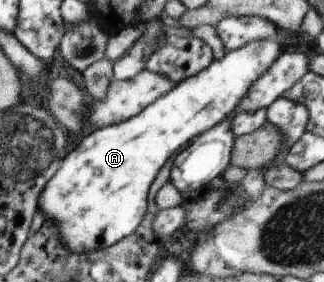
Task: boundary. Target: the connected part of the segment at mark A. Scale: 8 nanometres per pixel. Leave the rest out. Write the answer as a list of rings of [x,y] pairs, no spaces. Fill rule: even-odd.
[[[279,40],[251,41],[241,48],[228,51],[223,58],[213,59],[204,71],[177,83],[171,91],[160,96],[136,116],[119,124],[88,130],[74,150],[58,158],[52,179],[47,181],[37,199],[37,208],[42,208],[44,218],[50,214],[58,222],[61,232],[59,241],[70,251],[81,252],[110,247],[132,235],[146,213],[150,184],[165,162],[198,136],[228,118],[248,96],[252,84],[273,66],[281,54]]]

